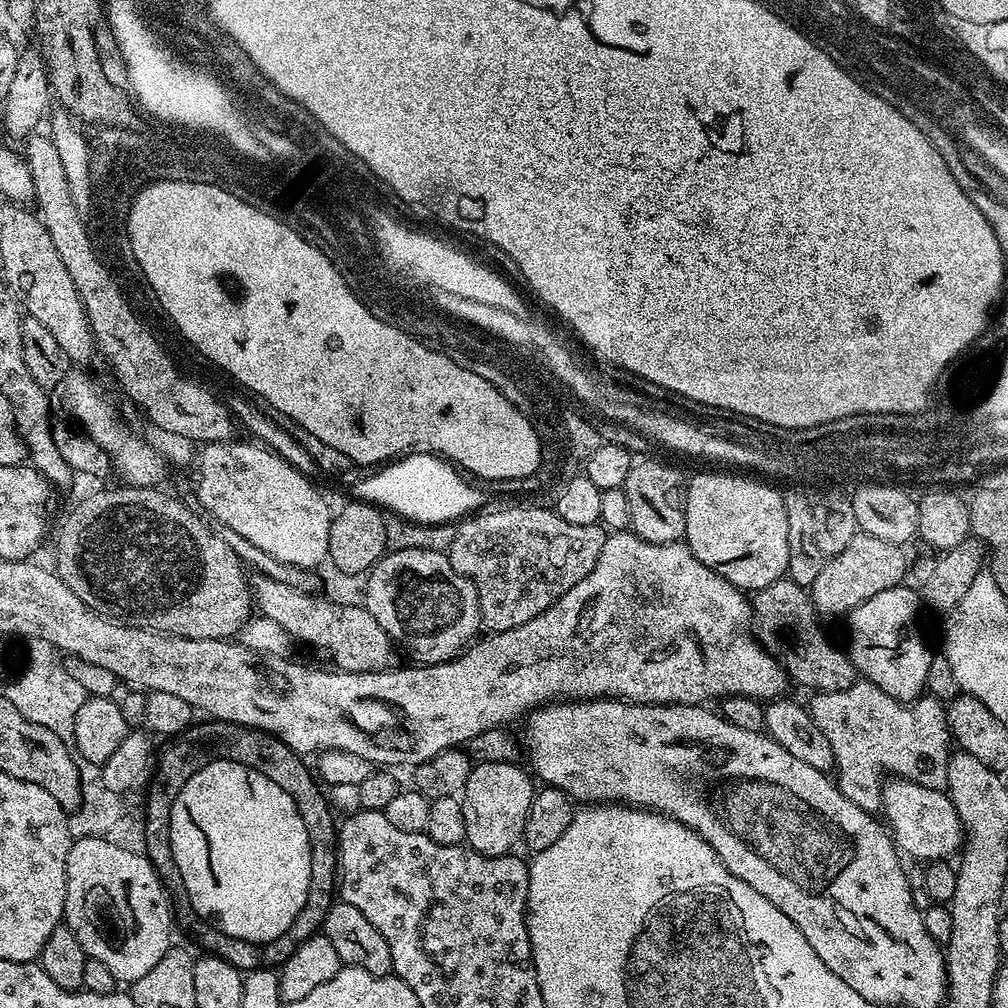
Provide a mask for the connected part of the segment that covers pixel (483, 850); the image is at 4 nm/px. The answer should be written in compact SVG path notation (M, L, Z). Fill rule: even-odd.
M480 762L473 767L470 778L466 778L466 786L462 793L460 805L462 814L466 818L466 844L475 852L480 852L483 856L502 856L513 851L515 844L521 843L526 826L526 814L530 810L530 802L534 795L534 780L527 771L523 772L519 768L519 763L513 762L490 762L489 764Z

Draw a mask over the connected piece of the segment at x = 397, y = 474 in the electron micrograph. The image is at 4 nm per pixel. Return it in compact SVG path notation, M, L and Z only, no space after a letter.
M405 454L369 471L372 472L369 476L354 481L350 496L415 524L456 522L483 509L485 504L483 490L475 488L471 479L456 476L455 471L457 469L449 461L435 454Z

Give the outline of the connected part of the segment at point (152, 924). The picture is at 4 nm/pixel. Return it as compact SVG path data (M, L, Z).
M82 837L73 839L72 849L66 862L66 906L63 923L78 938L85 957L102 962L110 969L117 982L131 982L142 978L166 950L173 947L172 901L164 892L162 882L147 856L122 844L104 842L102 838Z

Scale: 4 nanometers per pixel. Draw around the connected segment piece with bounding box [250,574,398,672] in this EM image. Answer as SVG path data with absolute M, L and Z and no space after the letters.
M253 575L250 591L259 615L274 618L282 626L285 636L293 641L301 640L320 652L325 652L342 672L389 672L397 667L398 645L378 626L368 609L356 604L334 604L322 600L319 595L311 595L291 589L281 582L261 575Z

